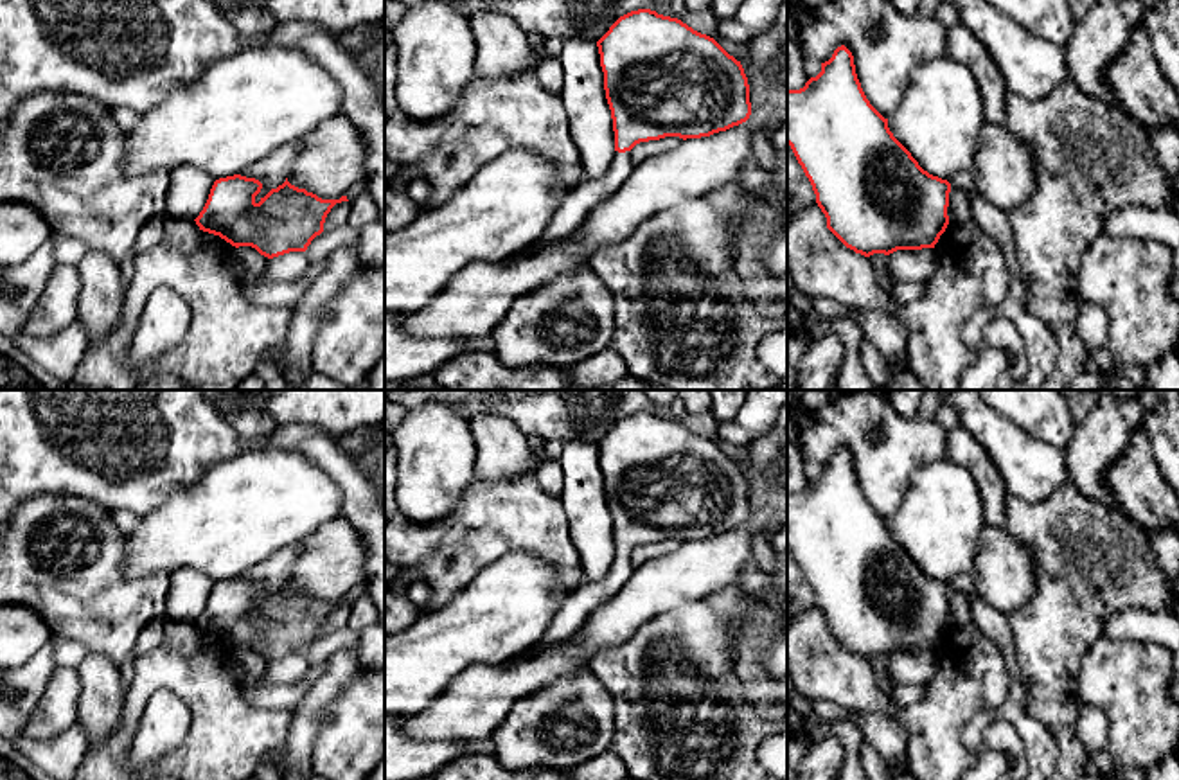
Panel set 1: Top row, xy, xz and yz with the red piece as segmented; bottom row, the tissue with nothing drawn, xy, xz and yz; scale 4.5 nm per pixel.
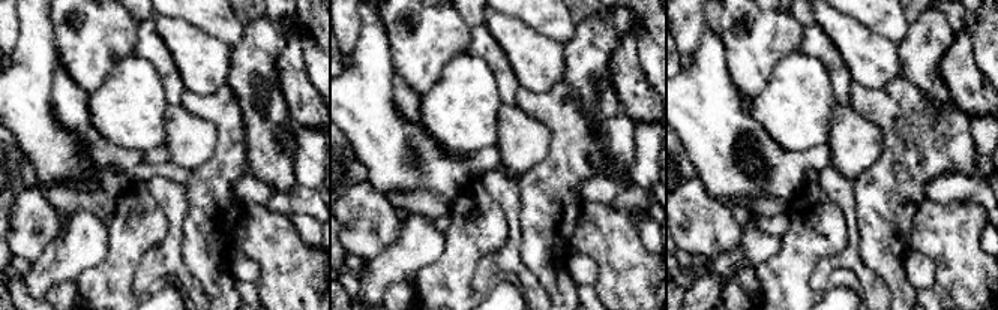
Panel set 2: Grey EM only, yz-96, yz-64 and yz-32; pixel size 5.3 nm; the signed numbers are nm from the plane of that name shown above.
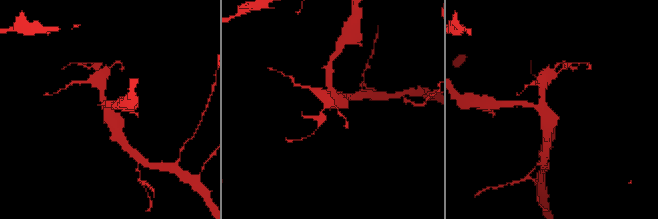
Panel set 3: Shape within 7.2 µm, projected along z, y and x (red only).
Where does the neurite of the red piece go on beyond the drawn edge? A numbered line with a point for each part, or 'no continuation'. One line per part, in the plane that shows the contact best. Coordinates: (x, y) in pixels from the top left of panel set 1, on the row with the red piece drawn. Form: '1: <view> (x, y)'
1: xz (585, 196)

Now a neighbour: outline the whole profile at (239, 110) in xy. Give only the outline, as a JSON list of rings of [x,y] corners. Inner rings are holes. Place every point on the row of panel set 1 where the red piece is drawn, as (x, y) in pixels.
[[[248,47],[212,63],[194,83],[183,84],[140,115],[128,133],[124,173],[147,174],[192,165],[214,180],[239,174],[275,149],[306,137],[325,119],[340,113],[341,88],[336,79],[295,47]]]

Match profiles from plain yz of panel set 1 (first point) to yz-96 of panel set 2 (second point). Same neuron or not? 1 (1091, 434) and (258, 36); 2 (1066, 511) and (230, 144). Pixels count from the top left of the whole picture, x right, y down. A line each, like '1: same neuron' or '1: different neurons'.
1: same neuron
2: same neuron

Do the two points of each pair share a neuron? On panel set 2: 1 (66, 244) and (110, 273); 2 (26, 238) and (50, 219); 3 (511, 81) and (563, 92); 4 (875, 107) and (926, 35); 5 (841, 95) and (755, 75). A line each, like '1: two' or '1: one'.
1: two
2: one
3: two
4: two
5: two

